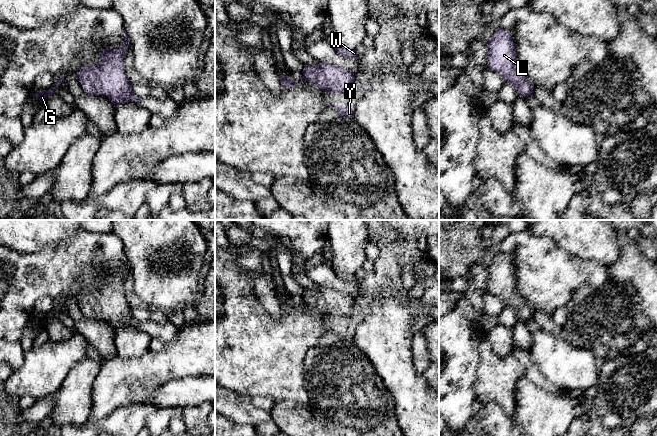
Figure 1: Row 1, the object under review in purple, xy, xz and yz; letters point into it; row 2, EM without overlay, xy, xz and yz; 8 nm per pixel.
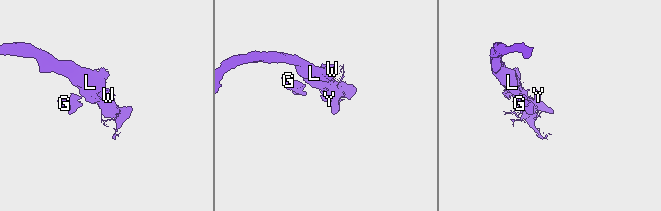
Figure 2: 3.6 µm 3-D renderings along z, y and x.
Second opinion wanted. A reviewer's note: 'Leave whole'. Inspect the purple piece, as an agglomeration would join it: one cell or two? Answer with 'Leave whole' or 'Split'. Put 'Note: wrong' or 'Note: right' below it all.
Leave whole
Note: right

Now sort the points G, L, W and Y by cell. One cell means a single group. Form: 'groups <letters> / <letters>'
groups G L W Y

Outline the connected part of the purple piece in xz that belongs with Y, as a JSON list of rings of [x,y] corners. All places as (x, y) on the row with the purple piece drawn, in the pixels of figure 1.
[[[331,105],[331,107],[339,112],[340,117],[354,118],[355,105]]]

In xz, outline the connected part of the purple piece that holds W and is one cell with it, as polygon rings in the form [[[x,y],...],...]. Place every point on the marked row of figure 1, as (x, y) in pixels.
[[[333,46],[336,53],[341,55],[342,57],[347,57],[347,58],[352,58],[352,59],[357,59],[358,60],[358,57],[357,57],[357,53],[358,53],[358,49],[357,50],[348,50],[348,49],[345,49],[345,48],[339,48],[339,47],[335,47]]]

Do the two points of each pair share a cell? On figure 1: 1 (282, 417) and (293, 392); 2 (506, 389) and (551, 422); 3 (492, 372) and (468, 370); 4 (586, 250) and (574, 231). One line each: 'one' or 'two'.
1: two
2: two
3: two
4: one

